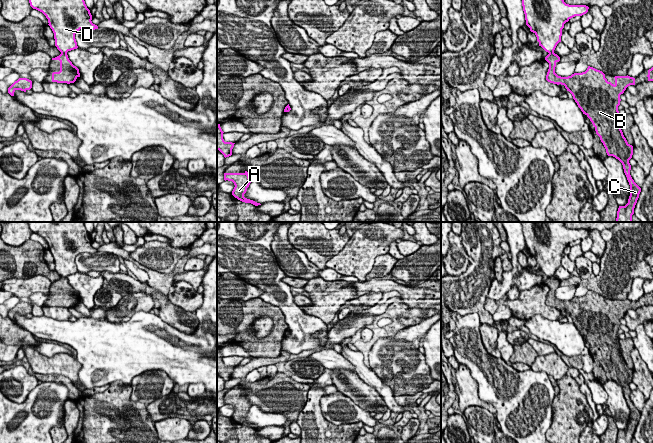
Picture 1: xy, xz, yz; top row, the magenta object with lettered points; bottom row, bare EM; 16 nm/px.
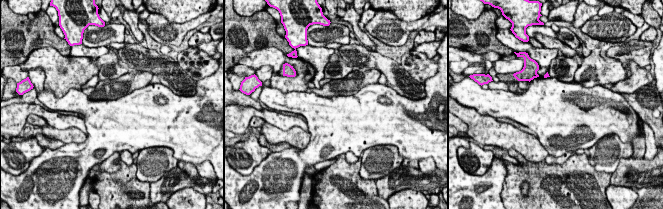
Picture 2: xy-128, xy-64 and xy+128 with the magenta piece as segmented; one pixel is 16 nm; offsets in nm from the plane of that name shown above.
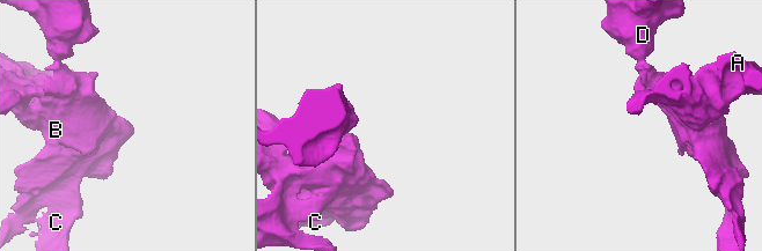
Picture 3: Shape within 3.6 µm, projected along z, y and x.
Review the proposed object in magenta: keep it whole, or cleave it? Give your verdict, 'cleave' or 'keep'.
cleave

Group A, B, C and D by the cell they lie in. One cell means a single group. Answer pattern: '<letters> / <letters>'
A B C / D

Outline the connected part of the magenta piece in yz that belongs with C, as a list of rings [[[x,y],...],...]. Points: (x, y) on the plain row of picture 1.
[[[552,276],[545,284],[549,287],[546,304],[565,310],[583,338],[592,346],[607,379],[622,387],[630,409],[630,420],[625,430],[619,430],[616,443],[632,443],[641,412],[630,399],[629,384],[633,379],[633,370],[627,366],[621,354],[618,330],[621,325],[620,319],[628,310],[635,309],[635,302],[628,299],[615,300],[615,307],[612,308],[607,305],[602,295],[590,290],[585,296],[561,301],[555,297],[556,287],[560,285],[560,281]]]

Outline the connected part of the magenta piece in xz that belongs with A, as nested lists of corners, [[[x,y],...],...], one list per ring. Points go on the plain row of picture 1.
[[[245,395],[244,397],[224,397],[224,404],[232,405],[234,407],[235,411],[232,415],[232,419],[235,422],[245,427],[251,427],[255,430],[261,429],[260,427],[244,421],[247,412],[252,406],[247,395]]]

